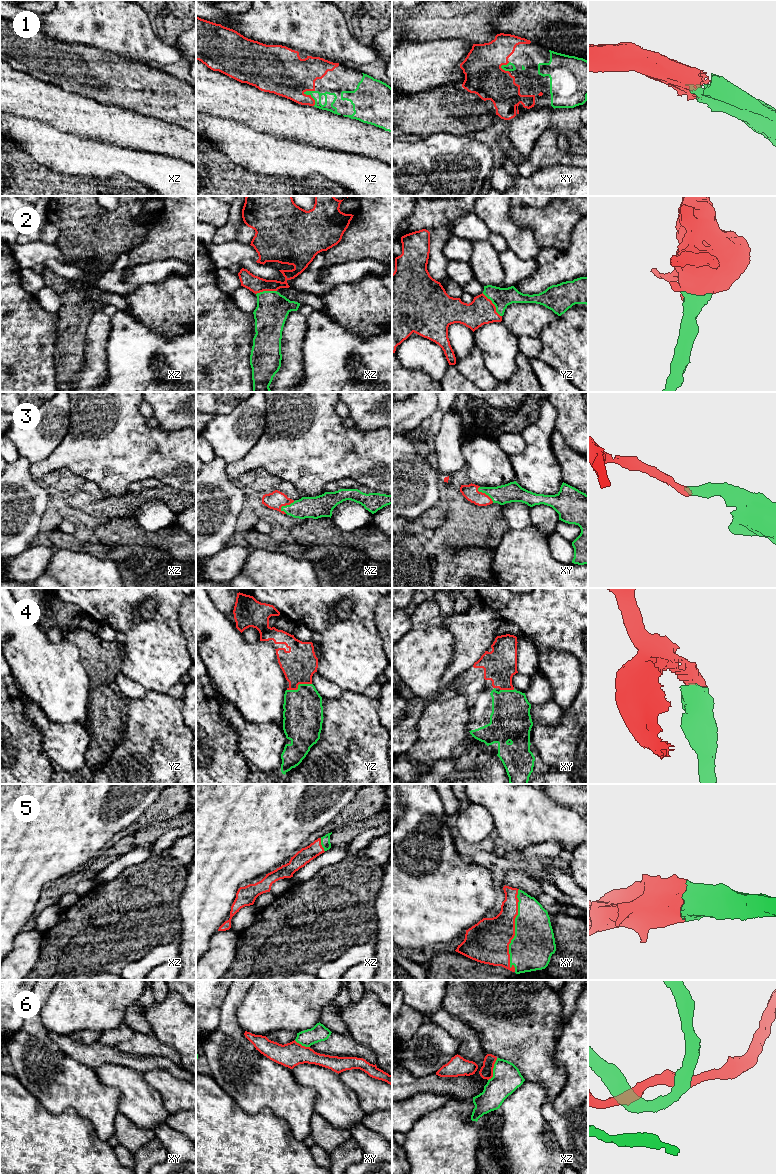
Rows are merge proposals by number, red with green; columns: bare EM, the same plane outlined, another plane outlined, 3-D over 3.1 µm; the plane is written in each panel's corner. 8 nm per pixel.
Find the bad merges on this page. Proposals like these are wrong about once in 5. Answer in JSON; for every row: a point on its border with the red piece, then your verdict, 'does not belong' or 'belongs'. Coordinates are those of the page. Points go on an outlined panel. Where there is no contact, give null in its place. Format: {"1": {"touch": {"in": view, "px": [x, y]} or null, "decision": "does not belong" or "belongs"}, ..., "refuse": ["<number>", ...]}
{"1": {"touch": {"in": "xz", "px": [311, 97]}, "decision": "belongs"}, "2": {"touch": {"in": "yz", "px": [493, 304]}, "decision": "belongs"}, "3": {"touch": {"in": "xz", "px": [286, 504]}, "decision": "belongs"}, "4": {"touch": {"in": "yz", "px": [298, 684]}, "decision": "belongs"}, "5": {"touch": {"in": "xy", "px": [514, 931]}, "decision": "belongs"}, "6": {"touch": {"in": "xz", "px": [492, 1069]}, "decision": "does not belong"}, "refuse": ["6"]}

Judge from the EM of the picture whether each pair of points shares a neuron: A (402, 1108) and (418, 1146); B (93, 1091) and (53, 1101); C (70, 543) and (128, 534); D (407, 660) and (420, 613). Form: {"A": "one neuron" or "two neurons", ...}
{"A": "two neurons", "B": "one neuron", "C": "two neurons", "D": "two neurons"}

